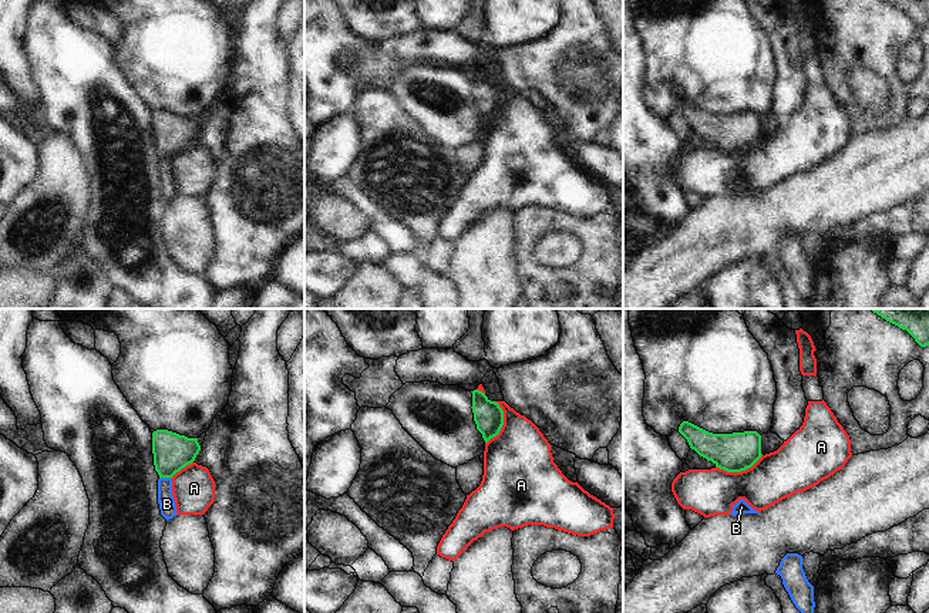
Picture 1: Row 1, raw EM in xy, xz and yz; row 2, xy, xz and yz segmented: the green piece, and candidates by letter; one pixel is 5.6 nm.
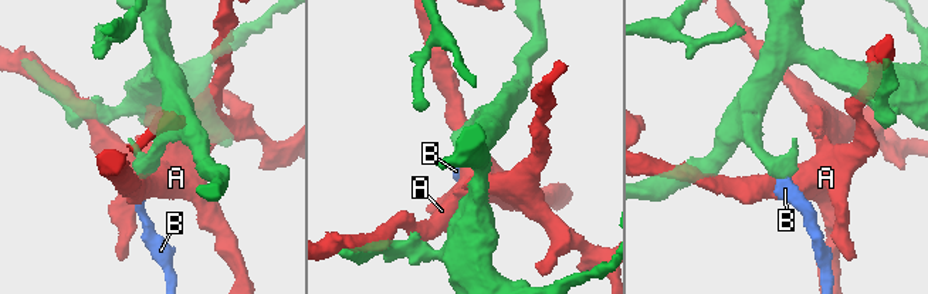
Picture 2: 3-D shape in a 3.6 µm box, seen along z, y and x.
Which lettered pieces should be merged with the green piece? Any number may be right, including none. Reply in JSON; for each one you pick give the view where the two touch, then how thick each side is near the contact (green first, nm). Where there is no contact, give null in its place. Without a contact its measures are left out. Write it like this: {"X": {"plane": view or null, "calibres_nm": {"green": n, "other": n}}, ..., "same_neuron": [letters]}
{"B": {"plane": "xy", "calibres_nm": {"green": 220, "other": 100}}, "same_neuron": ["B"]}

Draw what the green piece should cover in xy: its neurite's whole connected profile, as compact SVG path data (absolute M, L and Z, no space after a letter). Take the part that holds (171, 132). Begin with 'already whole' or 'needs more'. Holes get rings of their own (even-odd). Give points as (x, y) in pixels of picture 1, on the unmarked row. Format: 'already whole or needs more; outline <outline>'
needs more; outline M168 111L152 114L152 135L158 161L158 185L161 196L169 202L176 195L172 176L172 158L192 145L201 132L198 119L188 119Z

